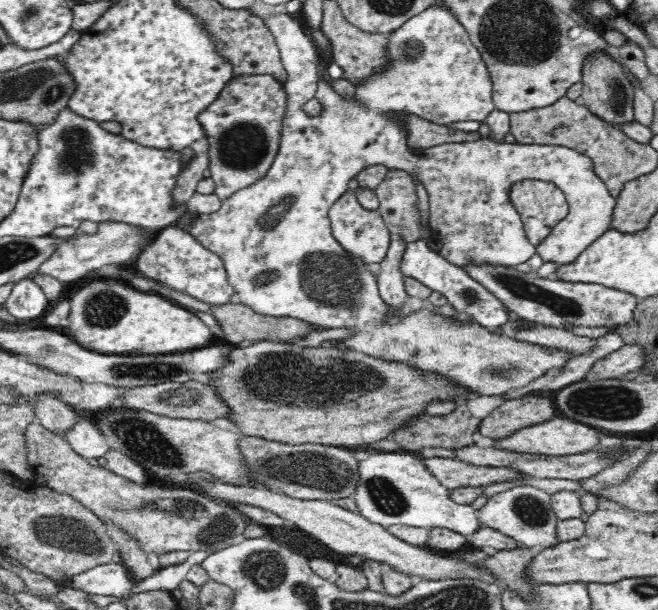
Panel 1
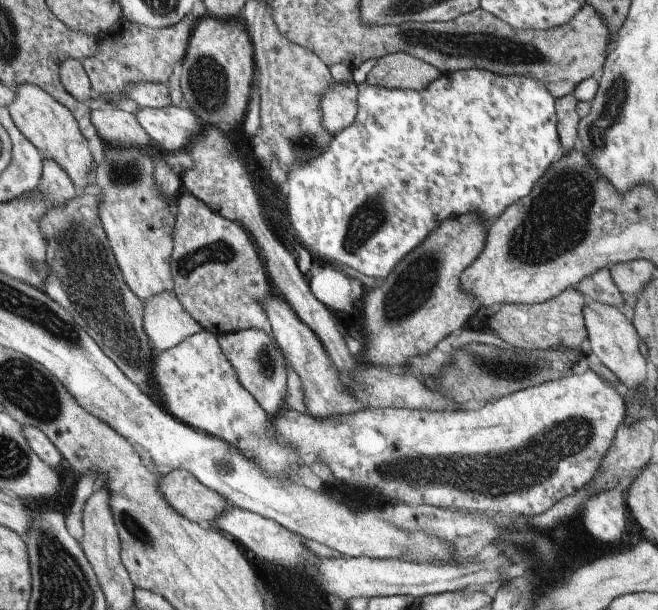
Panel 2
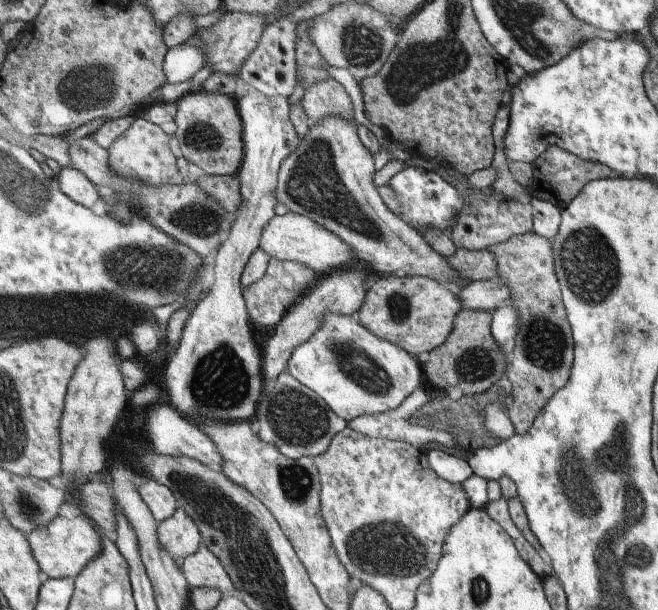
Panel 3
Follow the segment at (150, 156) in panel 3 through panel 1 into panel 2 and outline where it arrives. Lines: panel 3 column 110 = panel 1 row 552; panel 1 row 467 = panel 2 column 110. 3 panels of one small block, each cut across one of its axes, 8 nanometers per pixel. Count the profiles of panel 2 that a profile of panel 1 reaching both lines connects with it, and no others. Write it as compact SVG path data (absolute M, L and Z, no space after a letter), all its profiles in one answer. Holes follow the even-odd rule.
M187 16L173 26L161 30L151 30L146 26L135 26L133 22L117 19L107 33L97 35L97 50L91 58L80 62L90 82L93 97L101 97L110 104L125 96L125 86L129 82L150 82L166 84L177 62L181 62L187 48L187 40L197 19Z

